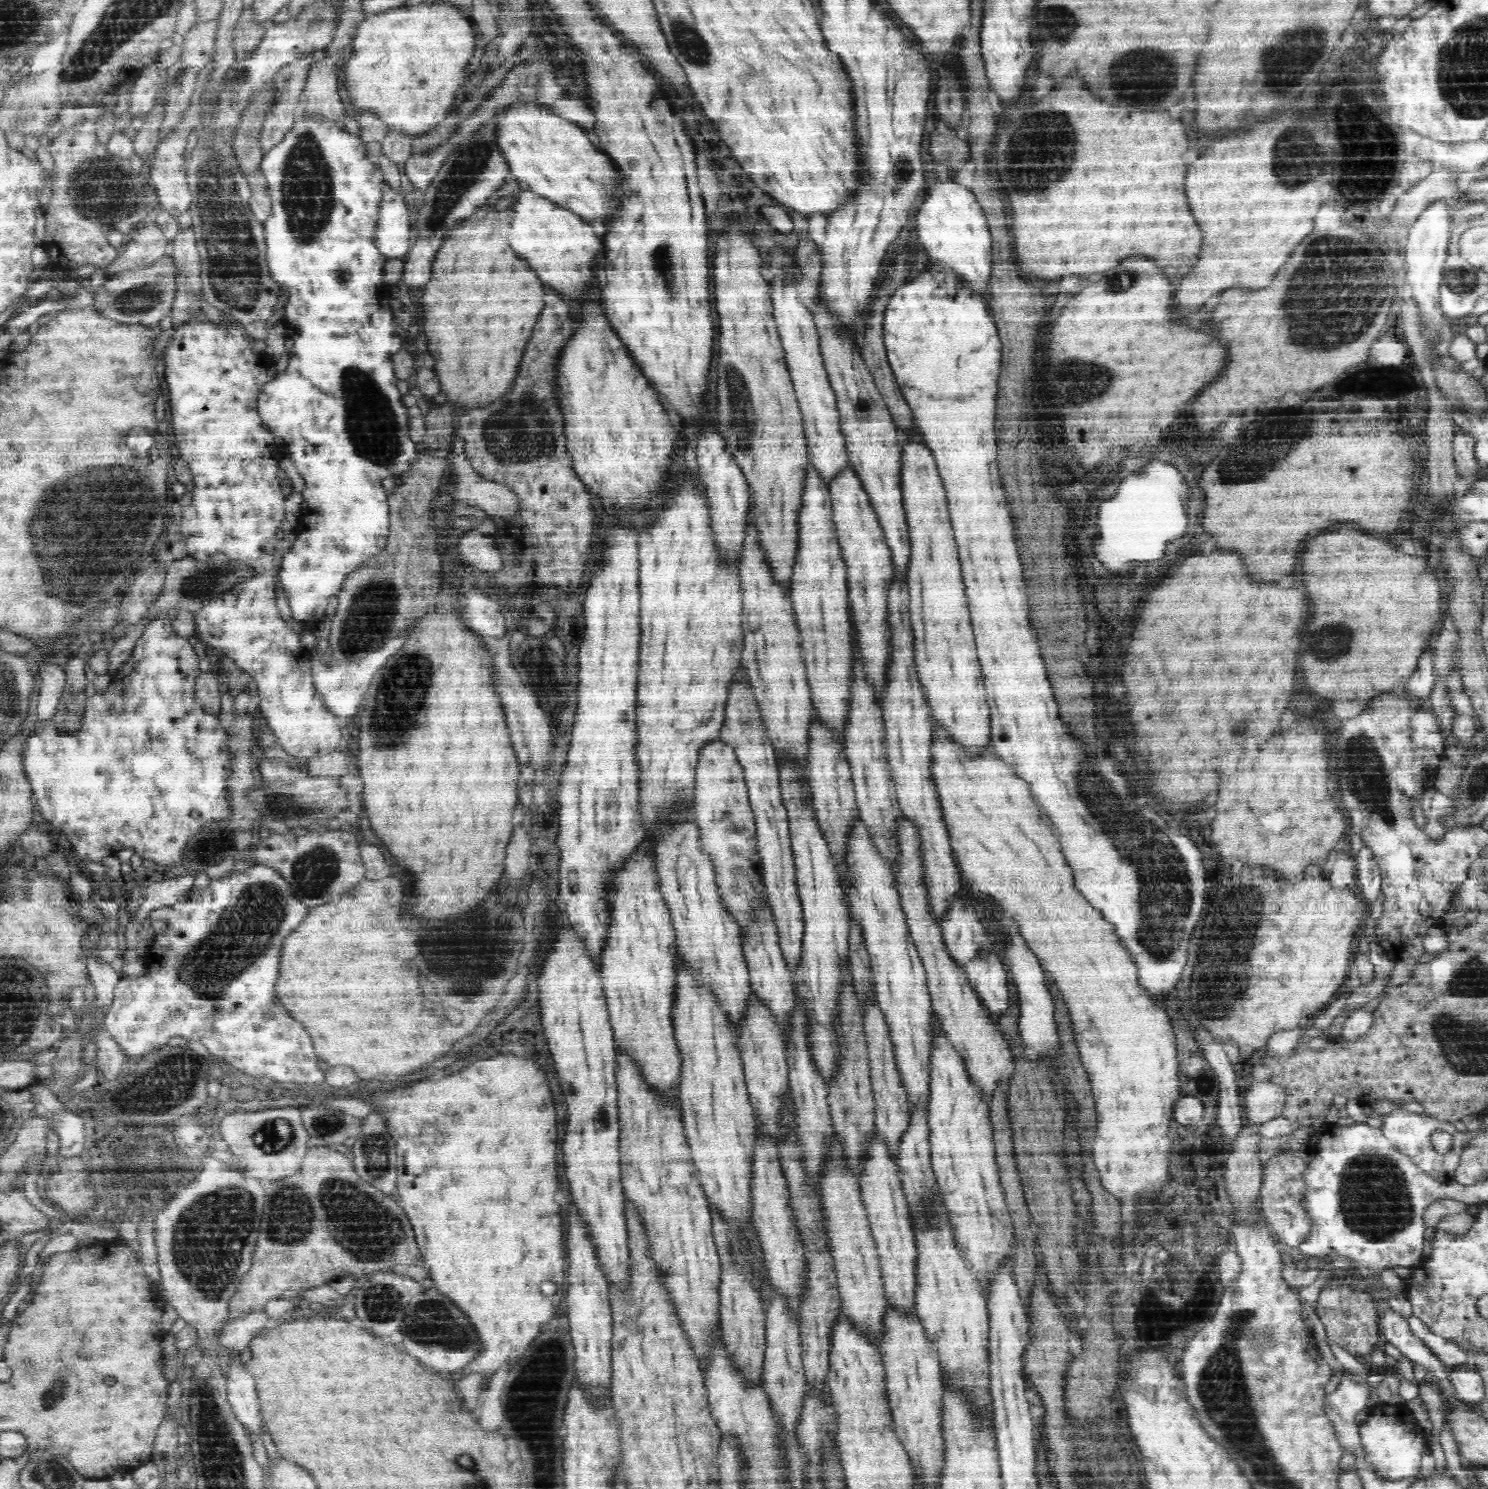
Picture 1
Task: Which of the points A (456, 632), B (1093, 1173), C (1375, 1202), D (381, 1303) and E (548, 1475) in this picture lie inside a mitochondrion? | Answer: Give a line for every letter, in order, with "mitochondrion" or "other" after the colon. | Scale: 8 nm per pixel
A: other
B: other
C: mitochondrion
D: mitochondrion
E: mitochondrion

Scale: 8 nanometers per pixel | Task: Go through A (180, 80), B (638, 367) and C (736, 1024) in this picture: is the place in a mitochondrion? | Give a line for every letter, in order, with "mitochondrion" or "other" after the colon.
A: mitochondrion
B: other
C: other

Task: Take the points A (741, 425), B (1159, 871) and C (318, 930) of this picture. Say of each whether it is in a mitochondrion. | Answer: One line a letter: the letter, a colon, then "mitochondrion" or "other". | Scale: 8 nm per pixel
A: mitochondrion
B: mitochondrion
C: other

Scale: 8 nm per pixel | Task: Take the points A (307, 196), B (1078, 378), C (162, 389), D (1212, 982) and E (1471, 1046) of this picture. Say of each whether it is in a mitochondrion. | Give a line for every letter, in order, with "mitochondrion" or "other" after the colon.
A: mitochondrion
B: mitochondrion
C: other
D: mitochondrion
E: mitochondrion

